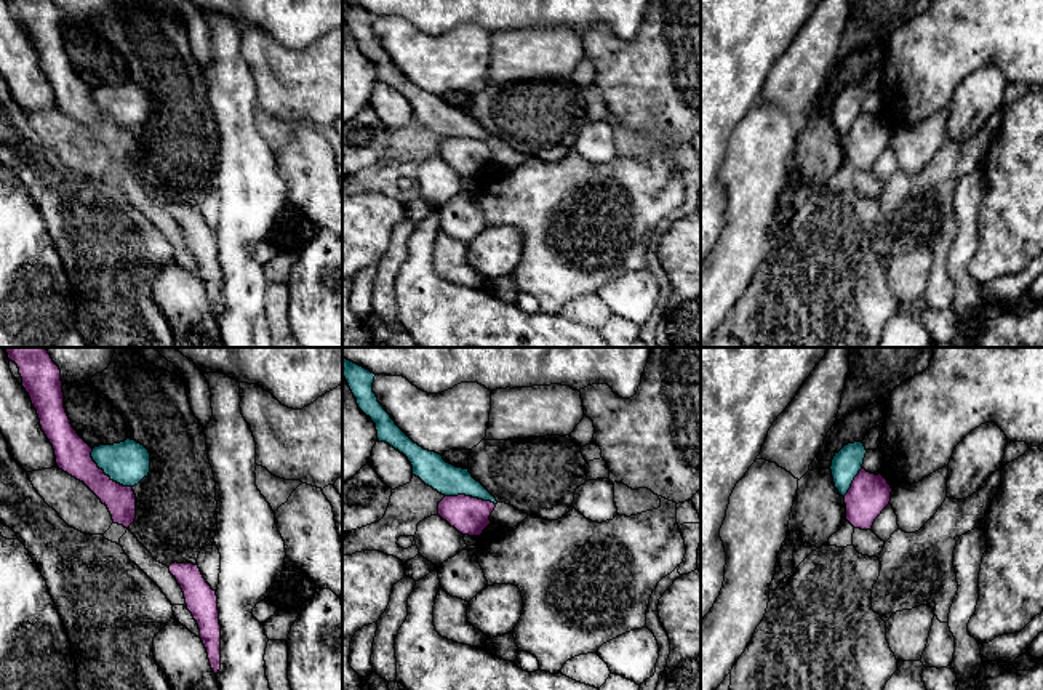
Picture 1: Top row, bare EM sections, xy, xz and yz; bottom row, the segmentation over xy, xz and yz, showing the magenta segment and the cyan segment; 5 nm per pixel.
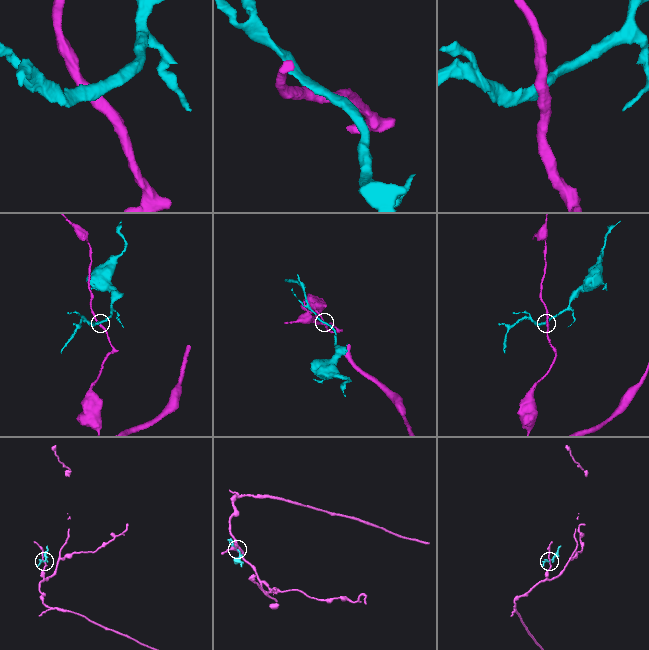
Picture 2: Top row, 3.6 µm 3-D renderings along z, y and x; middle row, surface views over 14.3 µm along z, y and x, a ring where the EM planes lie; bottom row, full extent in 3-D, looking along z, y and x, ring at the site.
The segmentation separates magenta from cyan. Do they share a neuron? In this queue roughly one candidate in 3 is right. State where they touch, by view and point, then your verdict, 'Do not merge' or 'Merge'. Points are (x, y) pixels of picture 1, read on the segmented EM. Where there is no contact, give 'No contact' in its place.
Touches magenta at xy (104, 474). Do not merge

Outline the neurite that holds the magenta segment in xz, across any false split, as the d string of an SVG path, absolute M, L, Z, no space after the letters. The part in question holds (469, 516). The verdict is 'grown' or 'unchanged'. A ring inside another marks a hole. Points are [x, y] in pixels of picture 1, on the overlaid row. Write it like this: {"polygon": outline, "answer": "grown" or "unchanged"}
{"polygon": "M458 495L445 496L438 503L438 514L459 533L469 536L482 536L483 530L491 524L490 515L496 504L478 498Z", "answer": "unchanged"}

